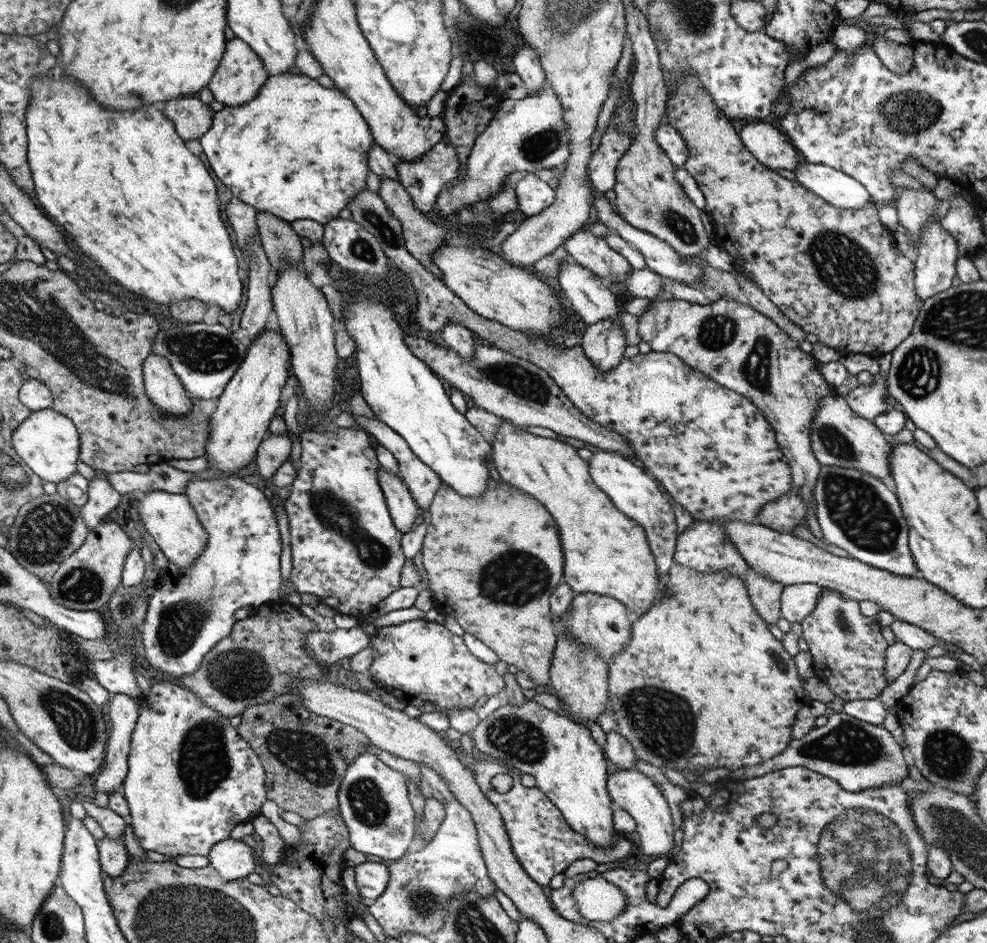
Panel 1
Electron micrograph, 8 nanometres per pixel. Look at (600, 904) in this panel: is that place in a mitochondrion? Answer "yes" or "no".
yes

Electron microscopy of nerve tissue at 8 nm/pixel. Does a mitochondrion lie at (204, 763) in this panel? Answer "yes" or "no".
yes

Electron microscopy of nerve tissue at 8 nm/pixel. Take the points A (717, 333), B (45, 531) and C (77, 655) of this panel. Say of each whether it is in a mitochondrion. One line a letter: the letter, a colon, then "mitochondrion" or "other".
A: mitochondrion
B: mitochondrion
C: other

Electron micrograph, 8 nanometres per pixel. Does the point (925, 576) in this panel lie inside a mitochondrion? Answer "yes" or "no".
no

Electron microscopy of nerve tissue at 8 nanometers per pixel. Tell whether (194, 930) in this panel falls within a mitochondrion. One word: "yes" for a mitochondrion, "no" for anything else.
yes

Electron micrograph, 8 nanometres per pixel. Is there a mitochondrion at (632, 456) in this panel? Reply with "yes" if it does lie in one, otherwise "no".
no

